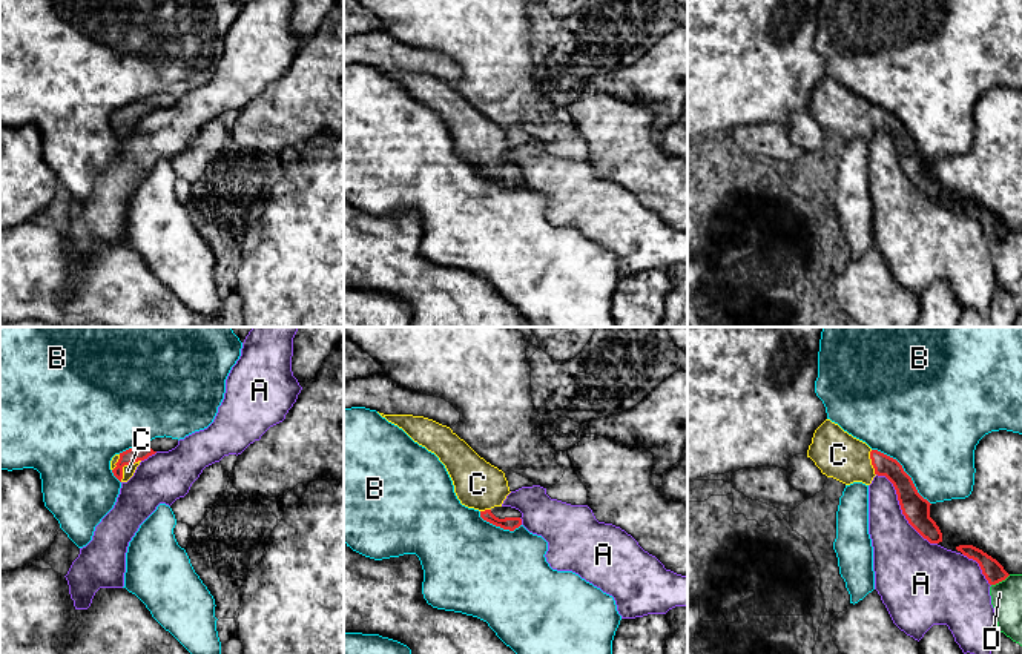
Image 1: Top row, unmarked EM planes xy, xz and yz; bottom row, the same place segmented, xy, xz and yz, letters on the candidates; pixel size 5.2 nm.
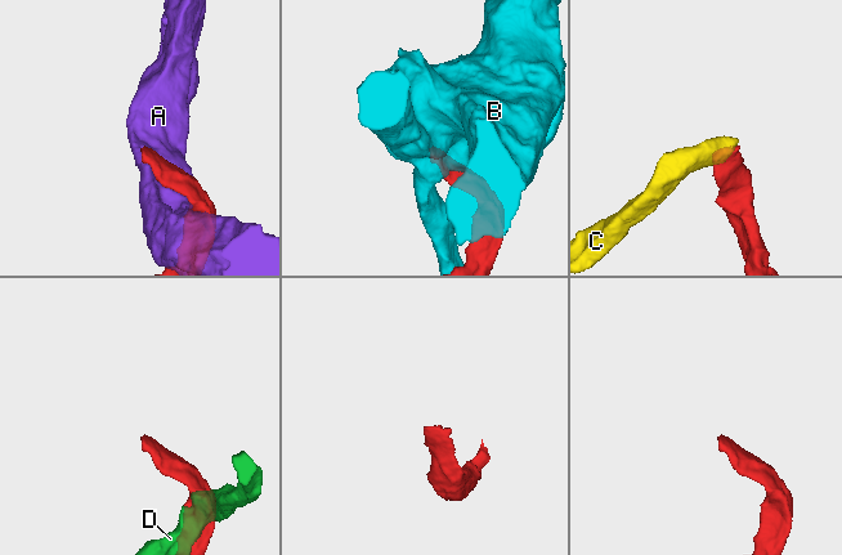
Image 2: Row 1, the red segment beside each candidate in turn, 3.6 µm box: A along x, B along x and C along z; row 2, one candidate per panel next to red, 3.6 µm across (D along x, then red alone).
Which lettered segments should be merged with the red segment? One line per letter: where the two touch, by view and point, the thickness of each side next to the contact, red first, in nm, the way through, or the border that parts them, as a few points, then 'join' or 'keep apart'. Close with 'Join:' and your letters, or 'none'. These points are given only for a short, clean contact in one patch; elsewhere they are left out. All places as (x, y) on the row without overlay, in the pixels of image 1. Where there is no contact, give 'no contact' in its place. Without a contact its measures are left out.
A: yz (901, 165) | 140/300 nm | keep apart
B: yz (903, 126) | 140/460 nm | keep apart
C: xy (125, 120) | 80/60 nm | across xy (137, 109), (125, 120), (128, 126) | join
D: yz (1001, 237) | 110/160 nm | keep apart
Join: C

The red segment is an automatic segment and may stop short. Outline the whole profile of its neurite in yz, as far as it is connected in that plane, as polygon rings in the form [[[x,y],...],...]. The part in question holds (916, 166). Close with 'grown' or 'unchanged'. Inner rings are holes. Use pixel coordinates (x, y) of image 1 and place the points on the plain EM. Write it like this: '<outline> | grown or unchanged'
[[[830,75],[815,86],[807,114],[823,130],[846,141],[853,138],[870,141],[876,130],[885,132],[896,146],[908,180],[930,200],[942,198],[942,189],[930,173],[931,160],[918,149],[912,134],[896,115],[872,106]]] | grown

